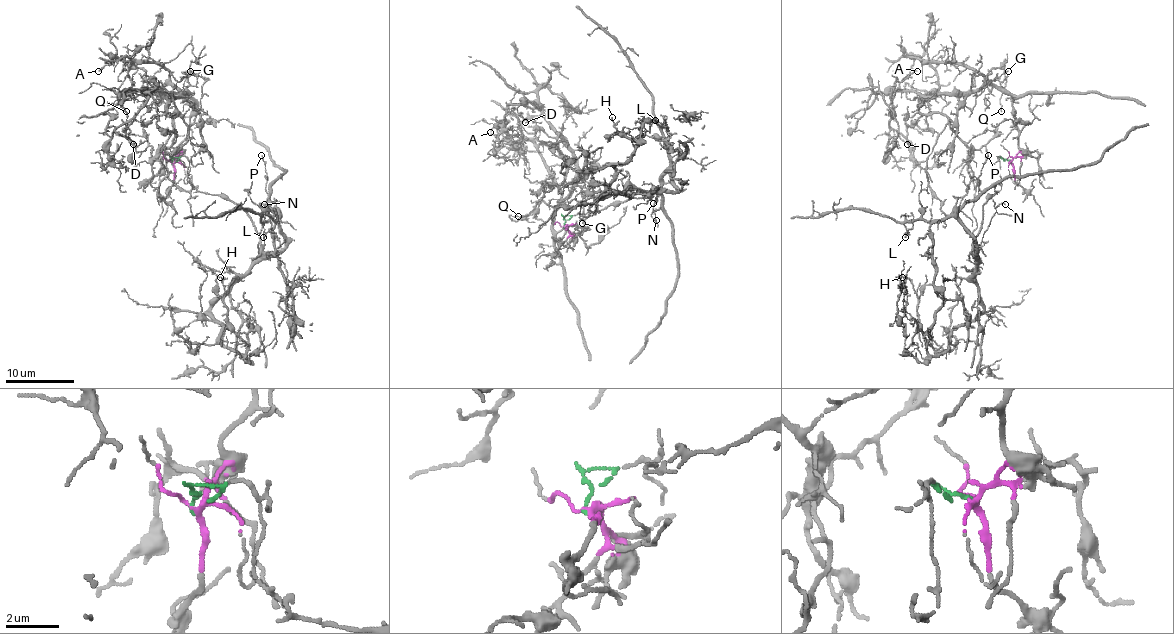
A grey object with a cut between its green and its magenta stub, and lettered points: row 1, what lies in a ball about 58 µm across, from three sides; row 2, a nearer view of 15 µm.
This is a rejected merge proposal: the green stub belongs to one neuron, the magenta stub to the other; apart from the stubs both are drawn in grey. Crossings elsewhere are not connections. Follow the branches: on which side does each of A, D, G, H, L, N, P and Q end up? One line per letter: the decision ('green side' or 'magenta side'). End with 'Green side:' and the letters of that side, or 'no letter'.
A: magenta side
D: magenta side
G: magenta side
H: green side
L: green side
N: green side
P: green side
Q: magenta side
Green side: H, L, N, P

